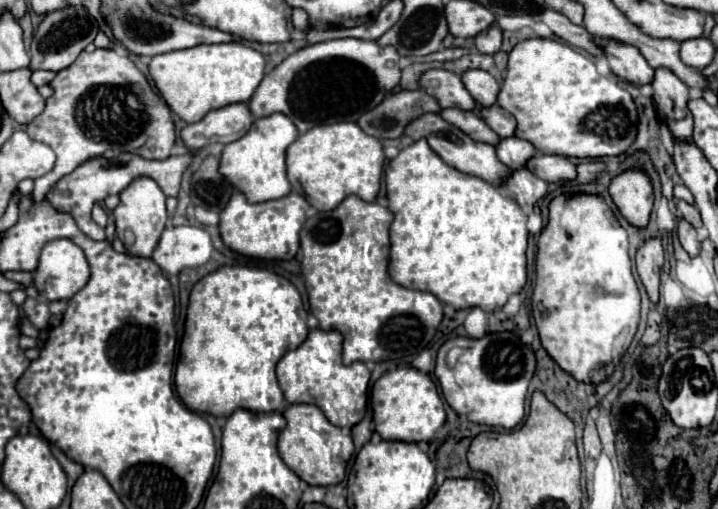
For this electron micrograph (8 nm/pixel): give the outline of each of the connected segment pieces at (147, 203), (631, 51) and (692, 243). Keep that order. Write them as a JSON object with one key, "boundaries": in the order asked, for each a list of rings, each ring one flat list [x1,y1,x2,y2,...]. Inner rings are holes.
{"boundaries":[[[136,178,130,182,128,188,120,192,120,204,112,210,116,222,116,234,124,242,130,256,152,256,156,242,166,224,166,196,160,186,152,178],[130,230,134,232,134,244,130,246]],[[602,40,600,48,602,48,604,56,608,58,608,64,610,64,612,72,618,78,624,78,632,84,652,82,654,68,648,66,648,62,640,54,640,50,636,50,634,46,628,46,628,44,622,44,622,42]],[[684,218,678,220,678,240,682,244,682,248,690,254,696,256,700,252,700,242,696,236,696,230,692,228,692,224,688,224]]]}

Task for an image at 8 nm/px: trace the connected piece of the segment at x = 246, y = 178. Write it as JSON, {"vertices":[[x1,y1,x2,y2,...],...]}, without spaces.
{"vertices":[[270,114,256,118,246,136,224,146,220,158,220,174,238,190,242,190,248,202,268,202,282,198,290,192,286,178,286,150,298,138,296,126,286,114]]}

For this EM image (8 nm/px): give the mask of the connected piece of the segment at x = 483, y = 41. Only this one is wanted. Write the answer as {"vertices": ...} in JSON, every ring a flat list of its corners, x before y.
{"vertices":[[494,22,486,32,480,32,474,38,474,44,478,48,478,52,482,54,496,54,502,46,502,28,498,22]]}

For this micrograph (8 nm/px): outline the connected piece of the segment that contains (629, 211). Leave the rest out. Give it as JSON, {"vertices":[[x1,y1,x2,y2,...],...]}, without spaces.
{"vertices":[[628,170,616,176,610,184,610,196,620,214,634,228,648,226,652,212,652,184,640,170]]}

